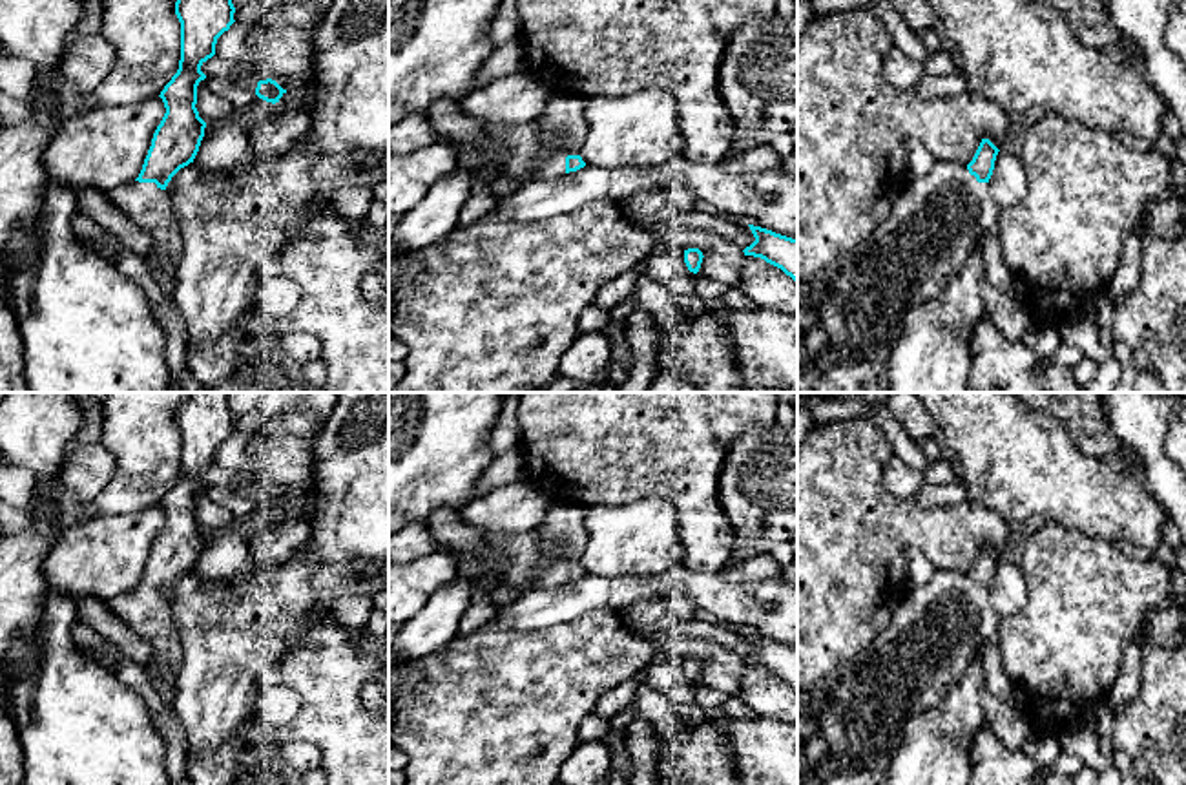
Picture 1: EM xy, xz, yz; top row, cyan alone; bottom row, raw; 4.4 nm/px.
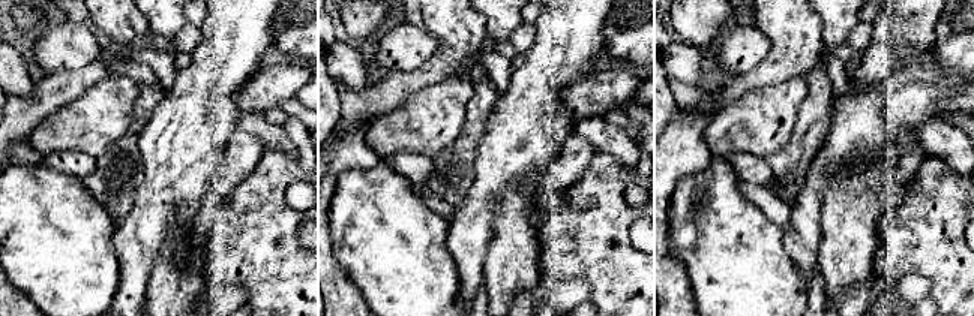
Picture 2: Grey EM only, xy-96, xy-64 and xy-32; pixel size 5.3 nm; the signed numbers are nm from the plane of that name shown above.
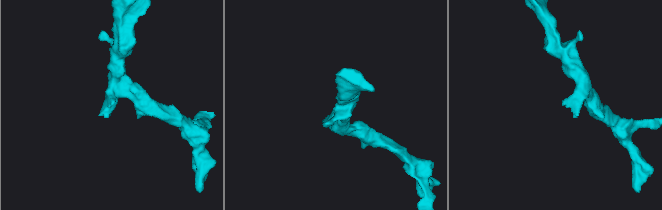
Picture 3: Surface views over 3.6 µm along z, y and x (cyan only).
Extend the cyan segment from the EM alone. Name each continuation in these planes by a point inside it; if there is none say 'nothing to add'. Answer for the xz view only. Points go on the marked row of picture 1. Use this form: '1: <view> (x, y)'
1: xz (562, 128)

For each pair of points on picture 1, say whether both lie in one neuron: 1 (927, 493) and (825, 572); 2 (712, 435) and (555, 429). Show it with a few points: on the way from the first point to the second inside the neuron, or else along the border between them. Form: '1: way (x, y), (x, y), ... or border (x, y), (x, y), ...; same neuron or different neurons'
1: border (913, 499), (925, 508), (958, 504); different neurons
2: way (674, 429), (593, 429); same neuron

